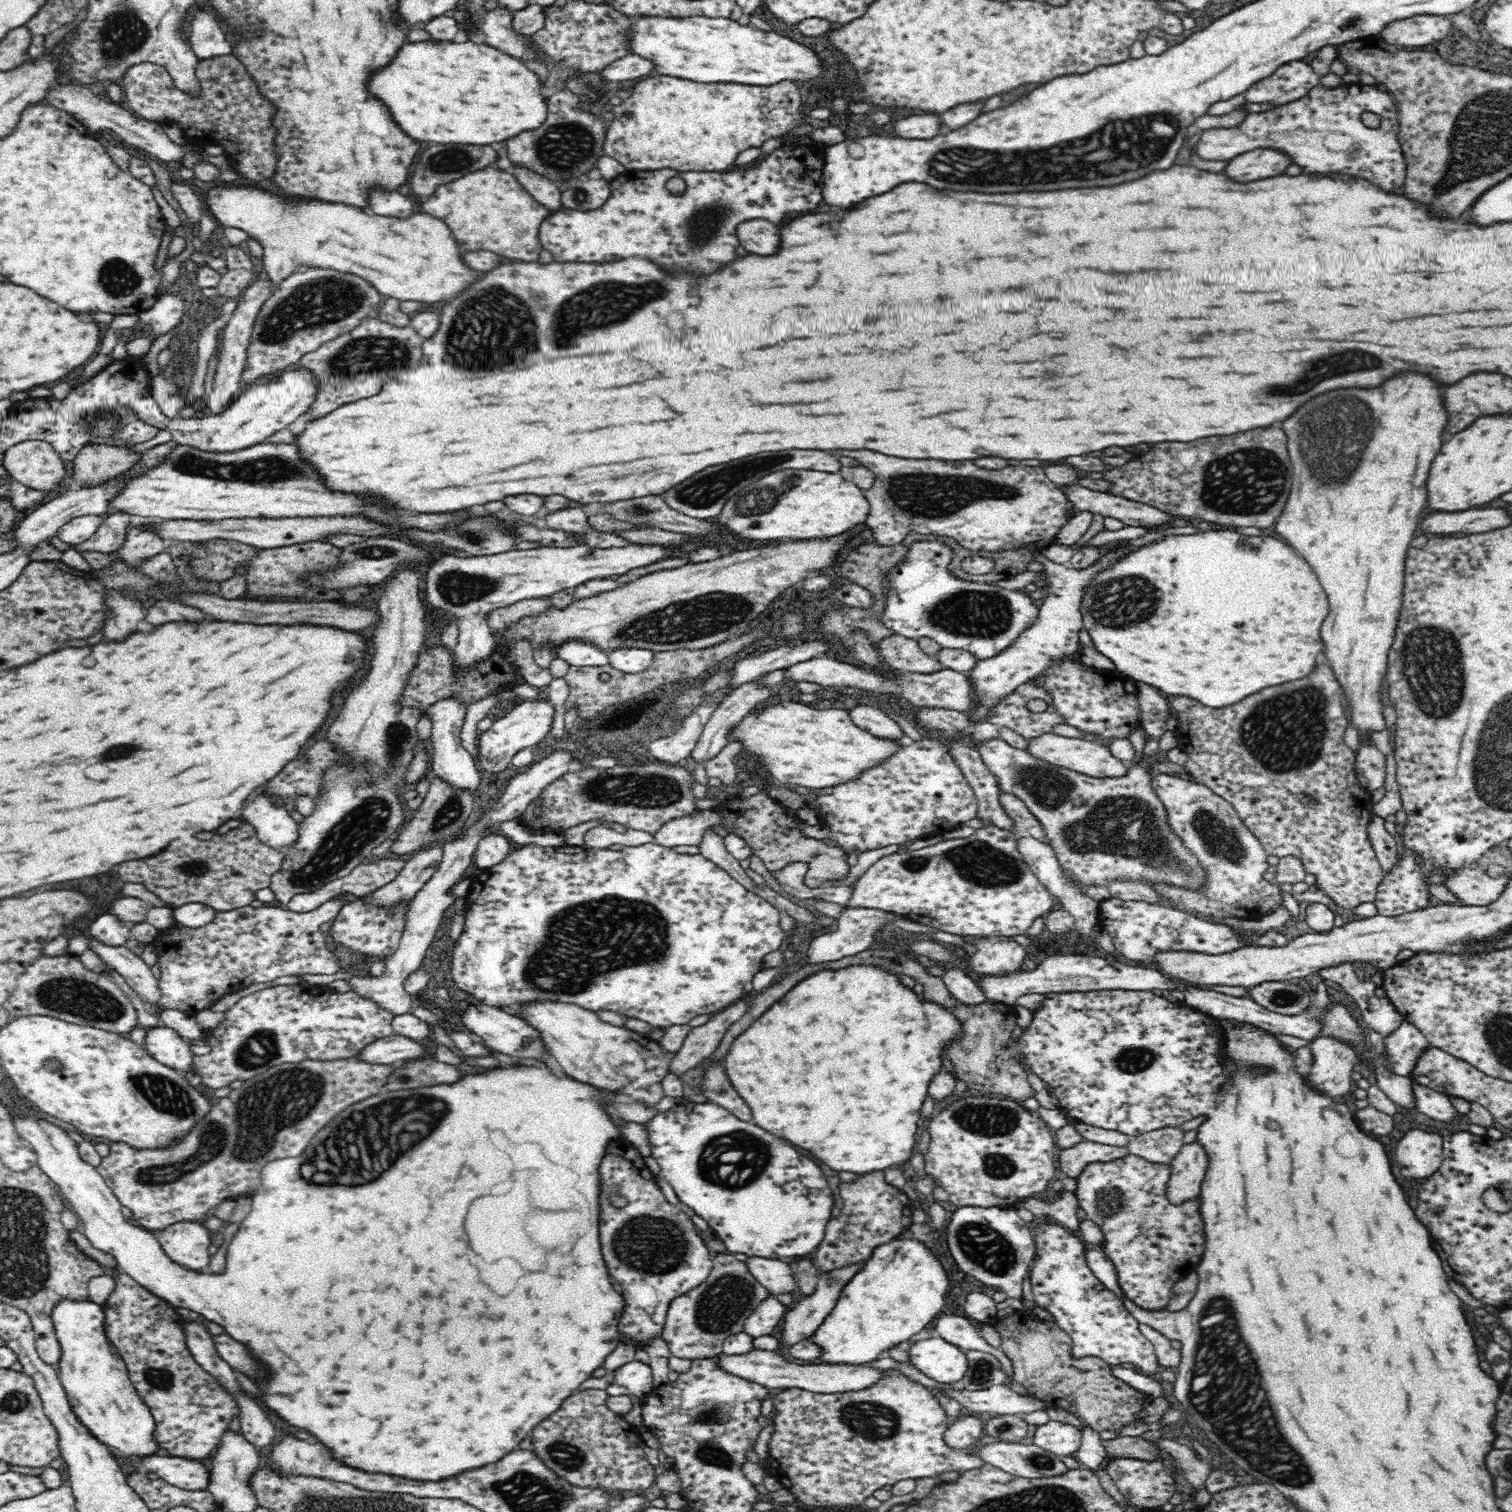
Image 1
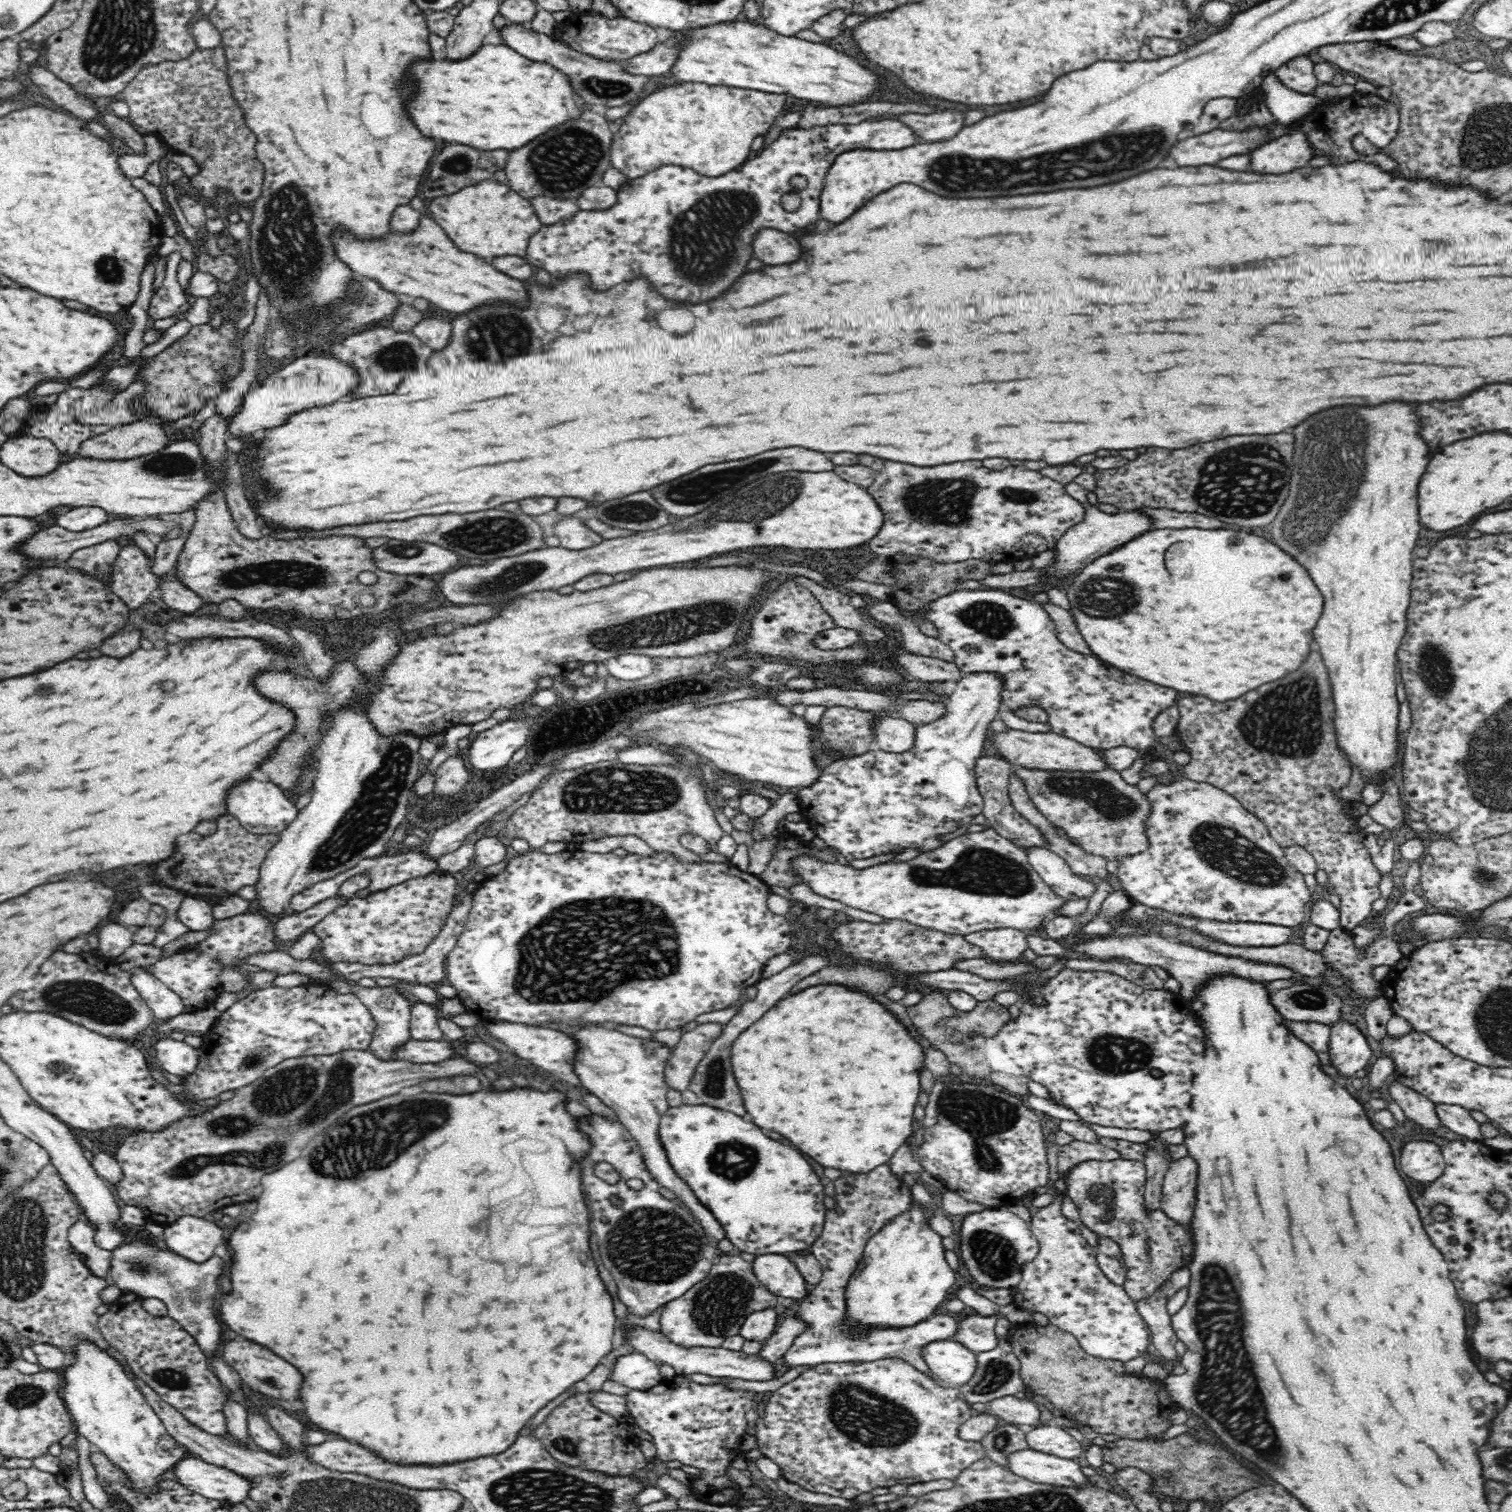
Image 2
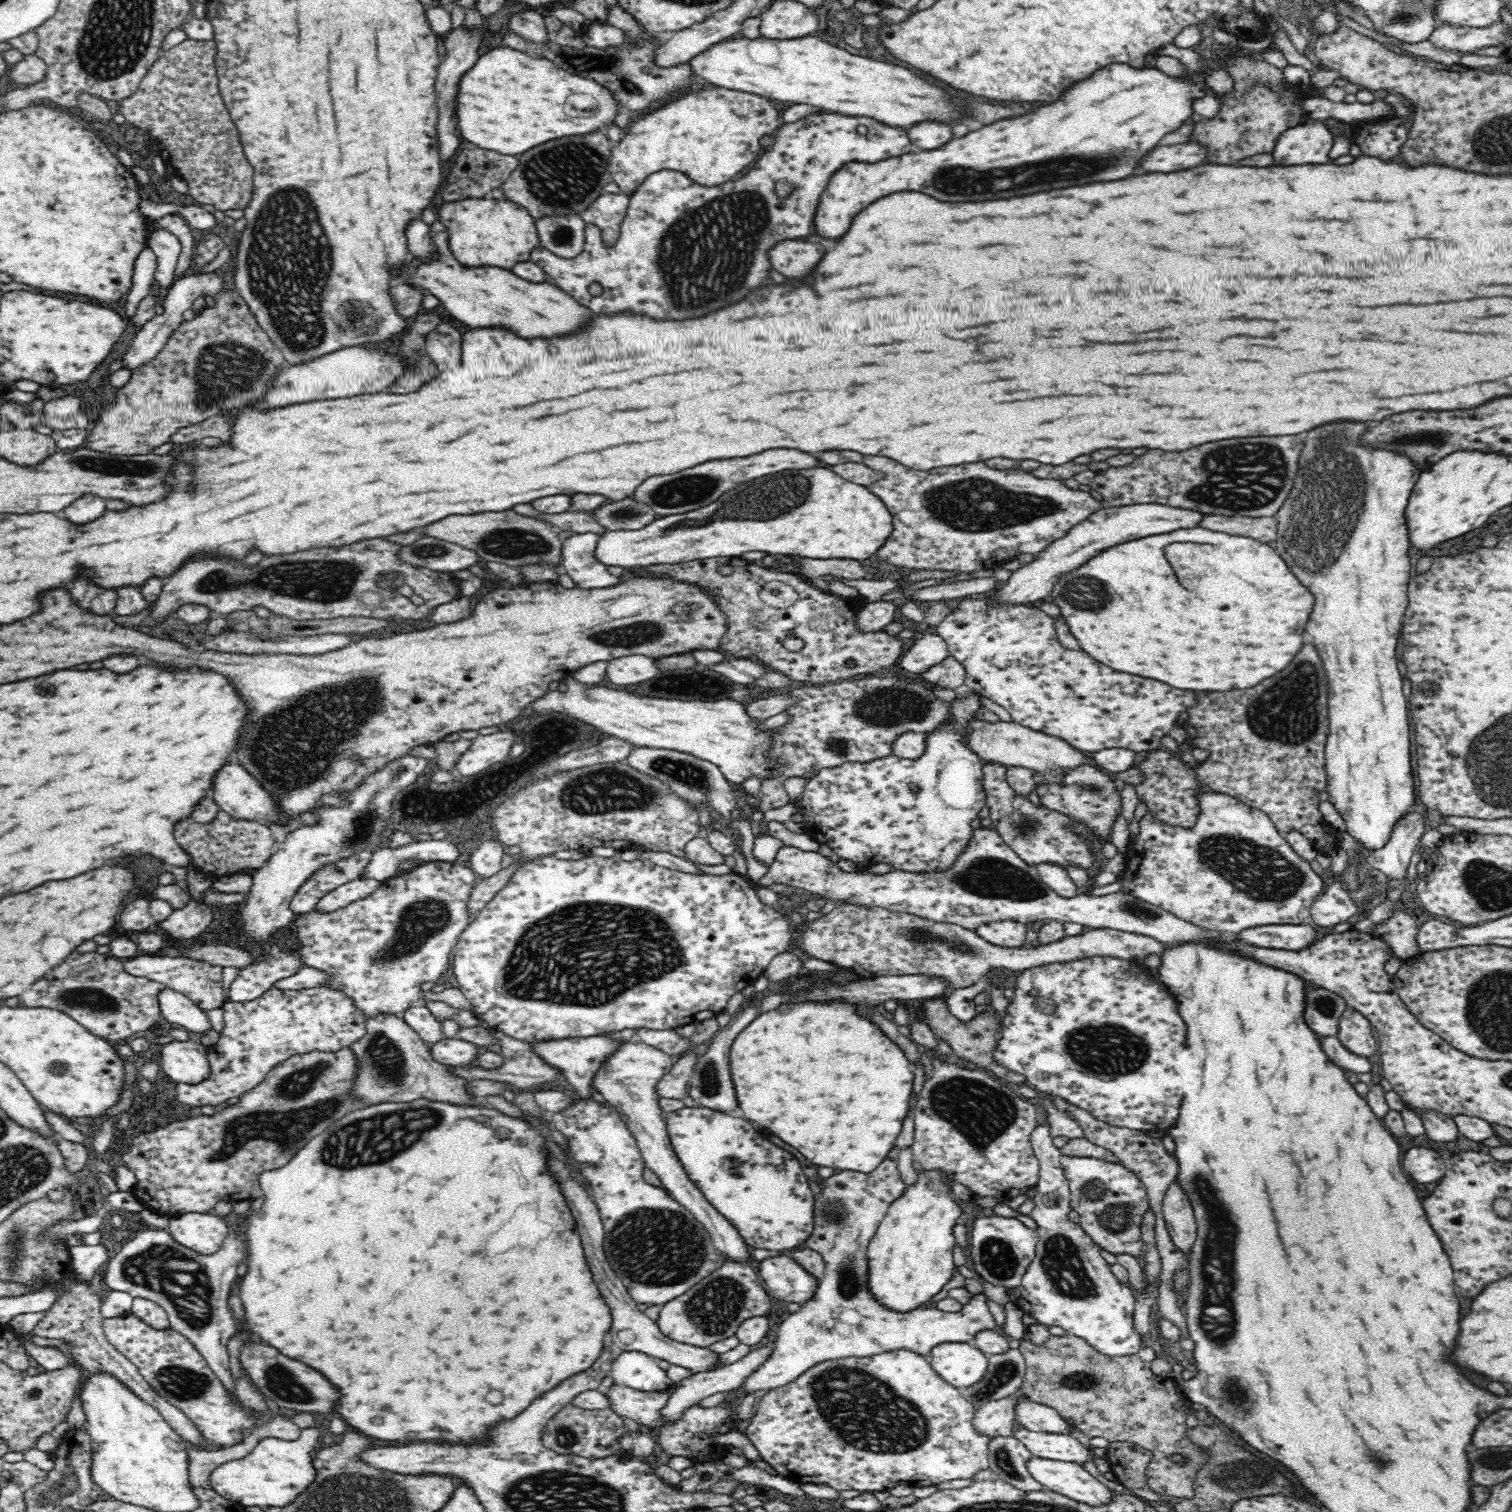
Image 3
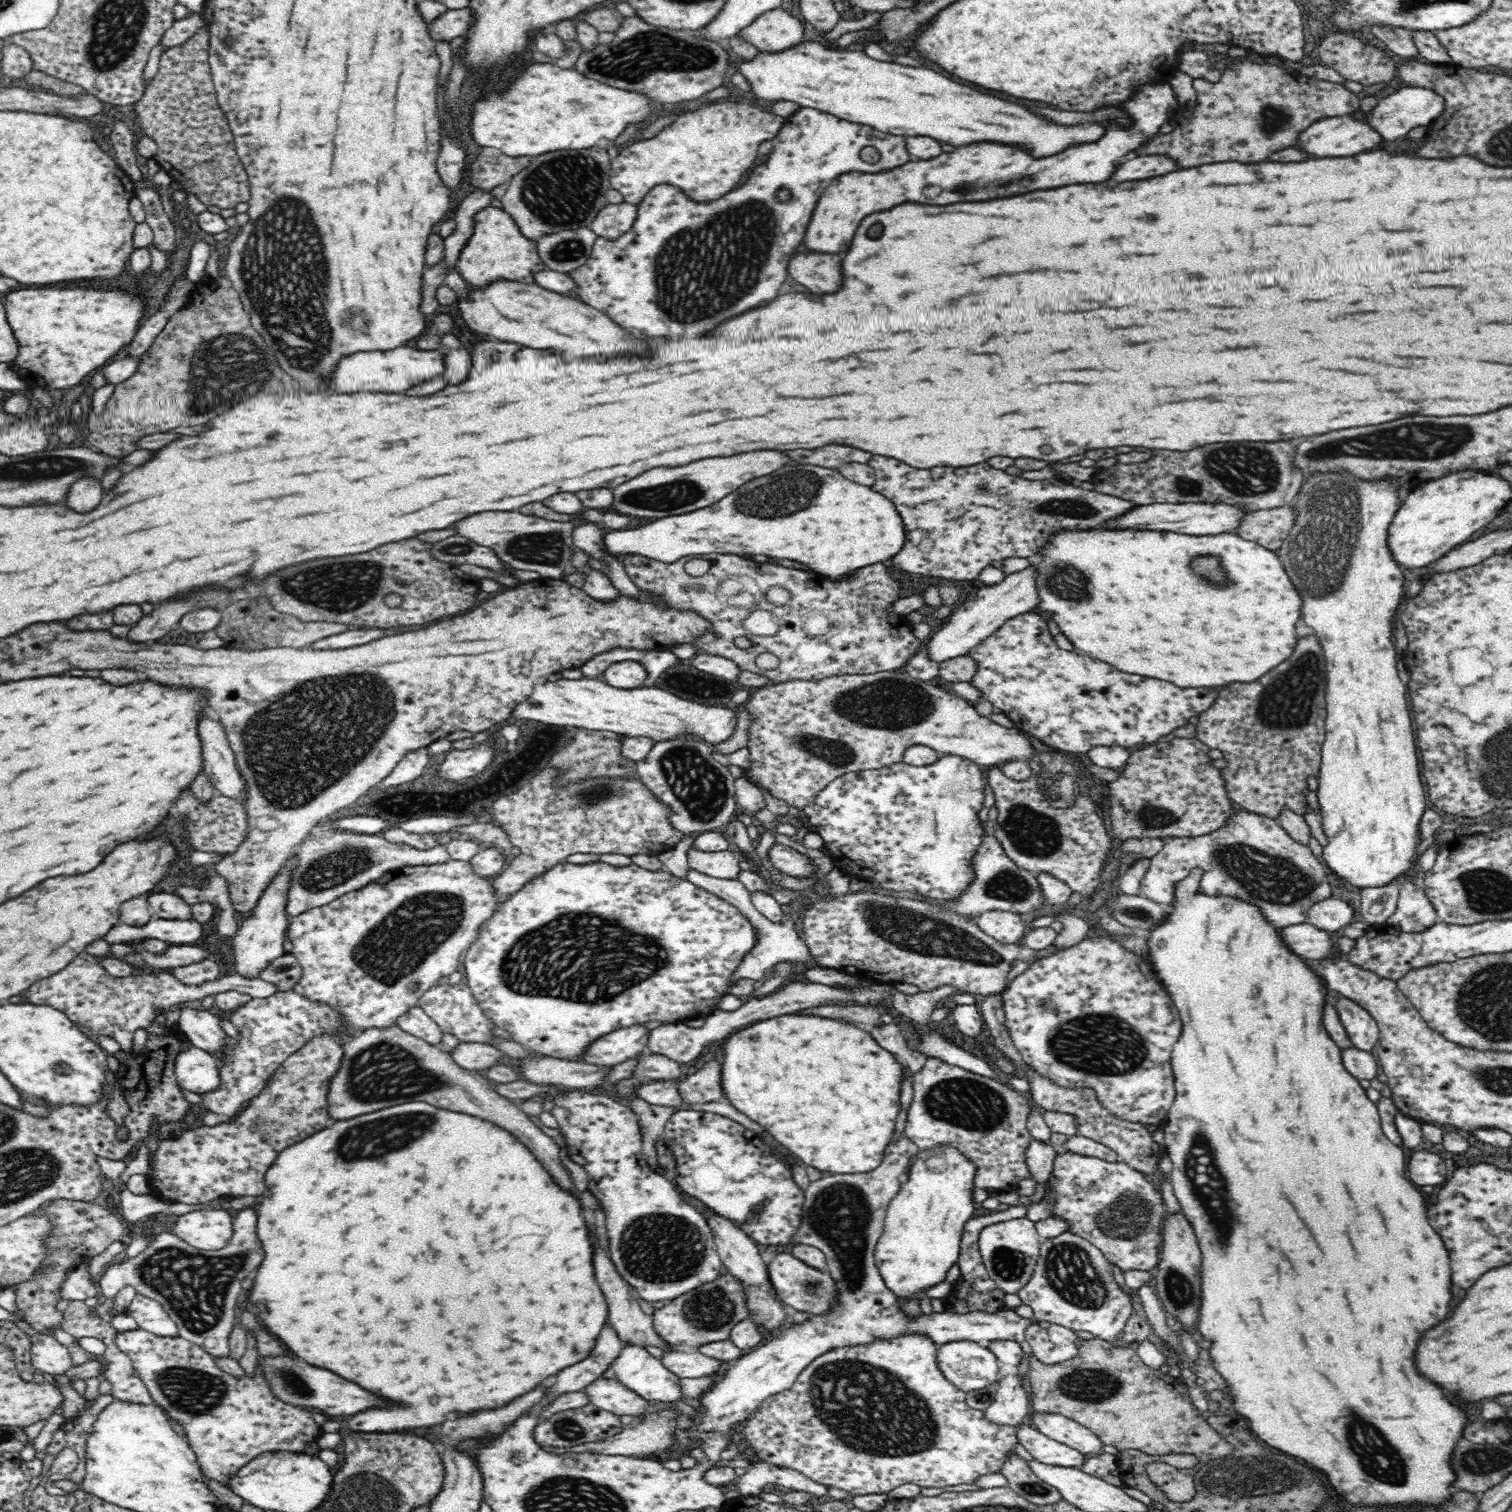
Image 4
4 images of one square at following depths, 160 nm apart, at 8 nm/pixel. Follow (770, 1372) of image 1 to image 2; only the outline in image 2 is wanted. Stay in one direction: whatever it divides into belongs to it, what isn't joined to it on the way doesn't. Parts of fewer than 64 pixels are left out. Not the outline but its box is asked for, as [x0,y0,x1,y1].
[627,1327,777,1382]

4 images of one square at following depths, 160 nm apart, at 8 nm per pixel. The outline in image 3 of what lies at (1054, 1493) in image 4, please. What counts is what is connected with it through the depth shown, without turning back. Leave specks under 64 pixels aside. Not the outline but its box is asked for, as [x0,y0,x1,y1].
[988,1436,1043,1490]

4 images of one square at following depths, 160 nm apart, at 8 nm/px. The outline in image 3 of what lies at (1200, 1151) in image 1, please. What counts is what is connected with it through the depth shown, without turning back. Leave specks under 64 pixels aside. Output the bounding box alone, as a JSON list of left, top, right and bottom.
[1162,1178,1197,1257]

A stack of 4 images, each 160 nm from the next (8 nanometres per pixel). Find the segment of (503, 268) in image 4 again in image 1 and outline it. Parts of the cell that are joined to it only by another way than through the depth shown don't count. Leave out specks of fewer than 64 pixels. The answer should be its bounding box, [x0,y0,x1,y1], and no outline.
[422,166,552,261]

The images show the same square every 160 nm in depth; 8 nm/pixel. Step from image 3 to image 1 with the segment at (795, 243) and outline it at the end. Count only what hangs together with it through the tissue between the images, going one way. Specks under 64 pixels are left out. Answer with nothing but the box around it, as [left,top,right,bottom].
[736,218,780,254]

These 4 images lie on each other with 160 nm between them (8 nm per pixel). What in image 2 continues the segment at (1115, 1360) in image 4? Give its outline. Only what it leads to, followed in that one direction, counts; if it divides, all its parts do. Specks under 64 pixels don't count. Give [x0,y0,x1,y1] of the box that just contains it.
[1007,1323,1180,1439]

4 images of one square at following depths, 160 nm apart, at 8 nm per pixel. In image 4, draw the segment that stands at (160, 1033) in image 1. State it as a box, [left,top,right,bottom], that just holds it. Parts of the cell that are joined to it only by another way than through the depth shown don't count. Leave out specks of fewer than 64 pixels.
[174,1044,219,1094]

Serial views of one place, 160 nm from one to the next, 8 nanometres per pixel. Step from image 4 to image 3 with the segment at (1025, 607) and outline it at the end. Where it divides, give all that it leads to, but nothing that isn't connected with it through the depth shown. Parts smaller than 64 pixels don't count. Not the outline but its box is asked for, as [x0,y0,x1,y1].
[994,504,1202,604]

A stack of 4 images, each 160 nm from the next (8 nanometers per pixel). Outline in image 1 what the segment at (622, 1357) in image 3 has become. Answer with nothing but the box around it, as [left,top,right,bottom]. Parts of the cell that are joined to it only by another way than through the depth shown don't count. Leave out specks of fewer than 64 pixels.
[613,1361,655,1398]

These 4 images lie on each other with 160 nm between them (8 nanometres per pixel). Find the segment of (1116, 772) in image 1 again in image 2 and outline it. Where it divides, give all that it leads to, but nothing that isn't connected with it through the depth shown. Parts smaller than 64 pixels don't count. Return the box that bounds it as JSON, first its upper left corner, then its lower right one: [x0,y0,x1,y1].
[987,729,1108,772]

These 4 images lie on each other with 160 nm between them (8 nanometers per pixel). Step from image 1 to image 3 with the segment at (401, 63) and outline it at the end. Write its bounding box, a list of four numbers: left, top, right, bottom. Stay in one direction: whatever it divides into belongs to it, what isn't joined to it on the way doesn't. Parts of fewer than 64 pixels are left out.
[454,46,618,156]

